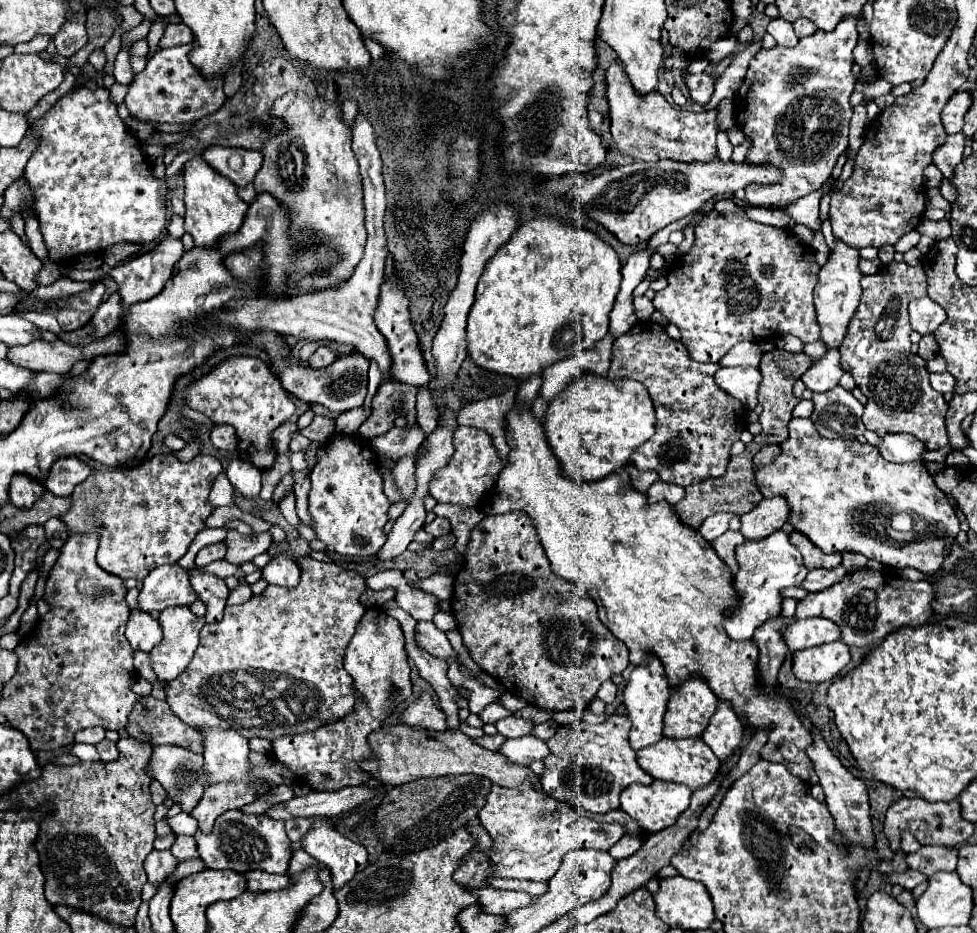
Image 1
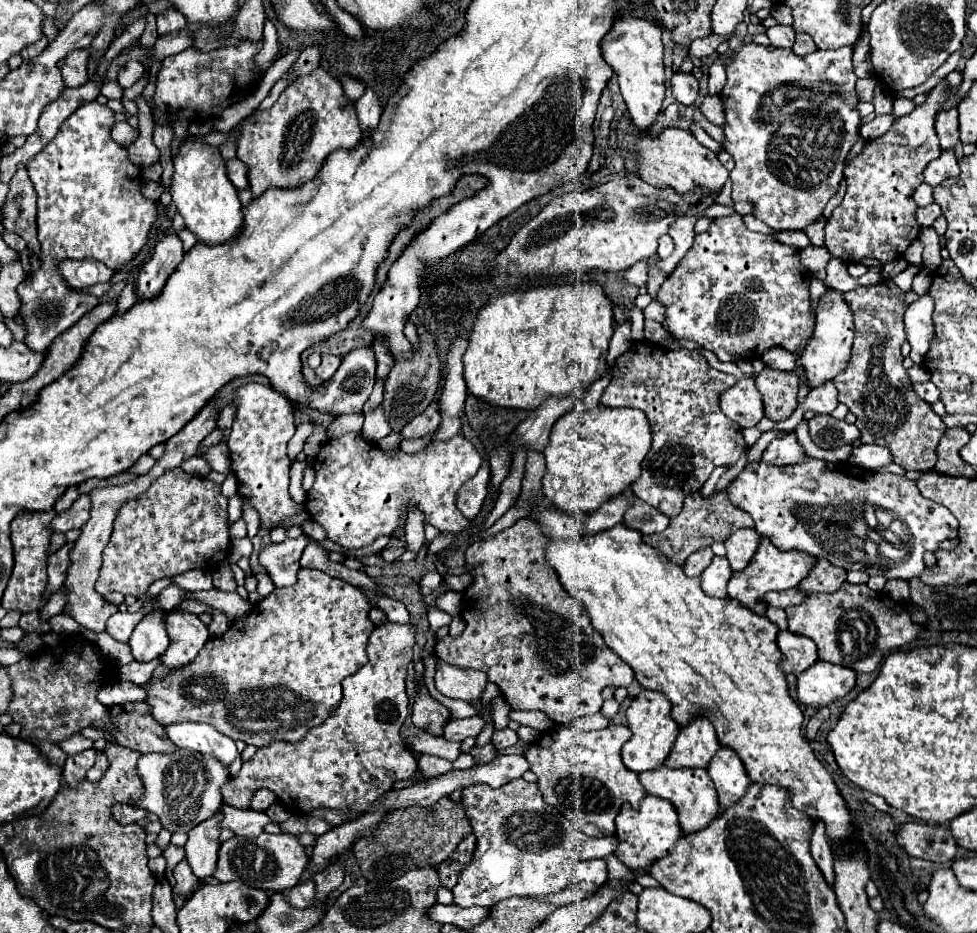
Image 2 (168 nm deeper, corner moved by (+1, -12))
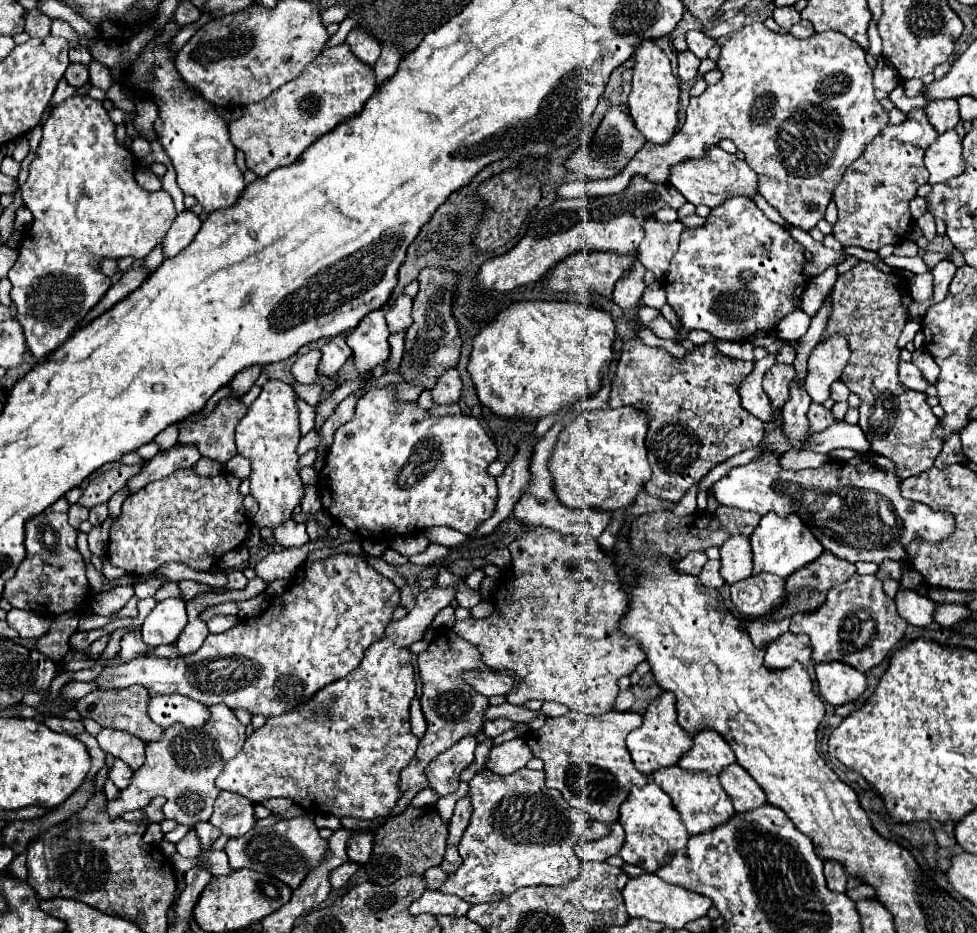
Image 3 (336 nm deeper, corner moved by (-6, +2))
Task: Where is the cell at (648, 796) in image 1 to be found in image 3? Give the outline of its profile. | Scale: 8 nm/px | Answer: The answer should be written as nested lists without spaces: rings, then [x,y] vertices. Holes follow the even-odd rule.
[[[649,781],[645,787],[631,789],[629,797],[621,805],[619,823],[625,829],[625,843],[623,849],[619,851],[619,857],[625,863],[639,865],[649,873],[655,873],[659,867],[663,867],[663,863],[667,863],[671,855],[677,849],[681,849],[689,839],[689,833],[671,797],[665,791],[661,791],[653,781]]]

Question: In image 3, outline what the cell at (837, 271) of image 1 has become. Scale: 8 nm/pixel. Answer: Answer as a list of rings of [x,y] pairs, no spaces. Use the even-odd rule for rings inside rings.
[[[835,333],[825,341],[819,341],[809,357],[809,375],[805,391],[815,403],[823,403],[829,397],[829,387],[837,381],[851,357],[847,337]]]

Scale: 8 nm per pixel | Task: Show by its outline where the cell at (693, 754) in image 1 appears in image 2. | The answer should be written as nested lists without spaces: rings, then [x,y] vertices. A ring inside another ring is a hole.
[[[662,765],[656,771],[644,771],[638,777],[650,795],[656,795],[660,799],[668,799],[674,805],[674,809],[678,813],[680,829],[686,835],[702,831],[720,815],[716,789],[714,789],[714,783],[708,777],[706,769],[668,769],[666,765]]]

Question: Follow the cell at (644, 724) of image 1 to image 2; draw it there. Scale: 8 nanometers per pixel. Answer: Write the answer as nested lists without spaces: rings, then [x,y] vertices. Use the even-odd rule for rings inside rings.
[[[642,691],[632,705],[626,709],[626,717],[628,717],[628,727],[632,731],[632,737],[624,743],[622,747],[622,761],[624,765],[634,771],[634,773],[644,773],[644,771],[652,771],[656,767],[660,767],[668,753],[672,751],[672,745],[676,741],[678,735],[678,727],[674,723],[674,719],[670,717],[670,701],[666,699],[664,693],[658,691]]]

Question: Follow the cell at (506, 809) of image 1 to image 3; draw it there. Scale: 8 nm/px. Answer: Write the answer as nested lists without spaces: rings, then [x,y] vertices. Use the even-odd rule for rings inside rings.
[[[519,769],[511,775],[481,771],[469,781],[473,815],[459,843],[463,865],[441,891],[469,903],[489,903],[527,885],[563,885],[577,877],[575,845],[607,837],[611,829],[571,807],[563,795],[545,787],[545,773]]]

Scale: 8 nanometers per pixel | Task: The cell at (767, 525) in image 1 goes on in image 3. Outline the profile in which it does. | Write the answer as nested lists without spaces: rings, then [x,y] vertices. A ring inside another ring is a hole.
[[[733,535],[721,545],[721,575],[729,585],[751,575],[749,535]]]

